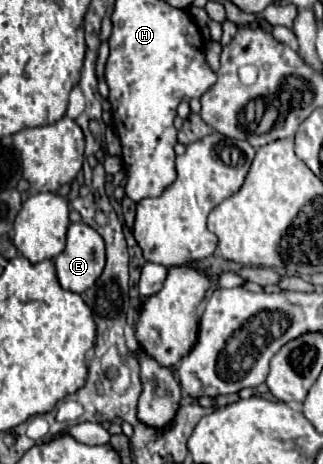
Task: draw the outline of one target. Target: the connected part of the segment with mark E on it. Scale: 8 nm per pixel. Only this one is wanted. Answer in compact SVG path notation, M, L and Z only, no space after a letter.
M73 222L67 230L65 250L55 258L57 278L65 290L83 294L95 284L105 266L103 238L85 222Z

